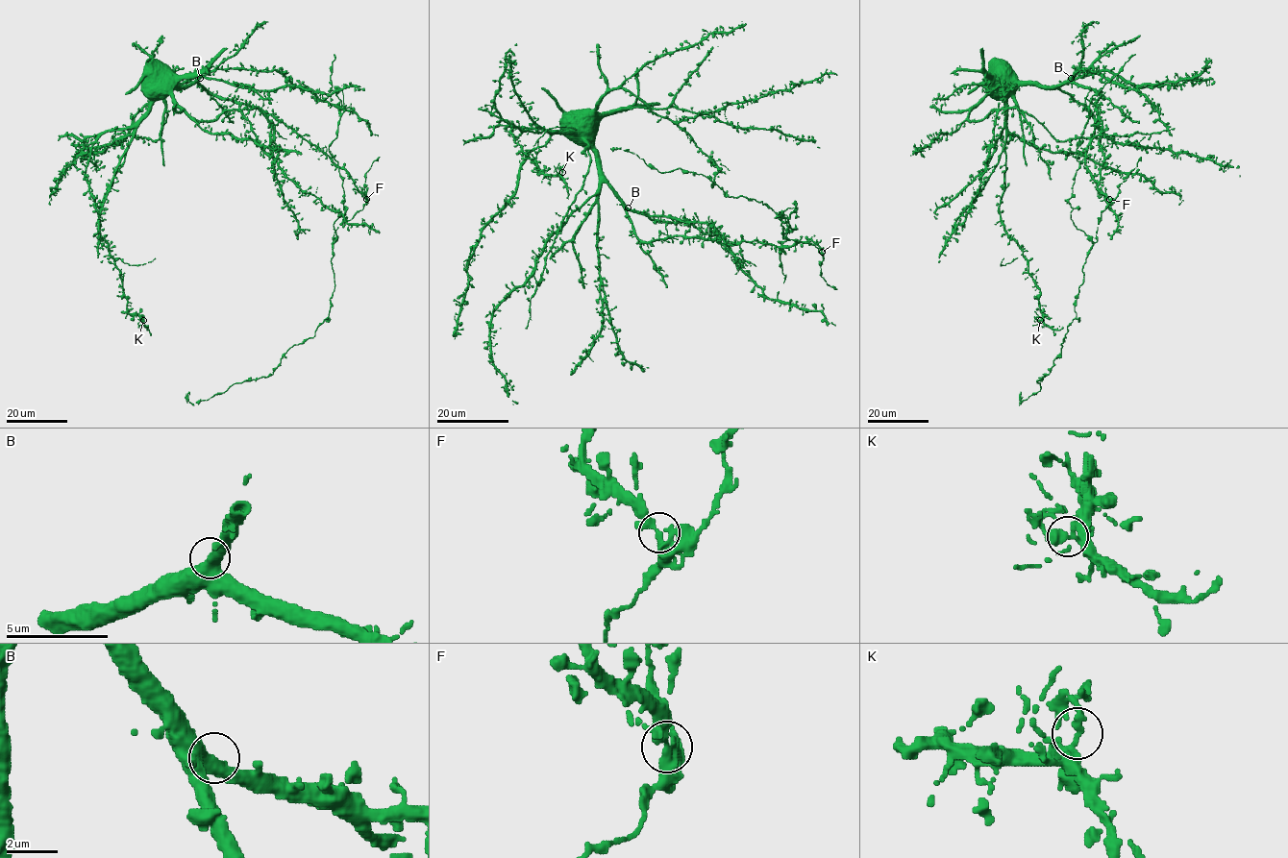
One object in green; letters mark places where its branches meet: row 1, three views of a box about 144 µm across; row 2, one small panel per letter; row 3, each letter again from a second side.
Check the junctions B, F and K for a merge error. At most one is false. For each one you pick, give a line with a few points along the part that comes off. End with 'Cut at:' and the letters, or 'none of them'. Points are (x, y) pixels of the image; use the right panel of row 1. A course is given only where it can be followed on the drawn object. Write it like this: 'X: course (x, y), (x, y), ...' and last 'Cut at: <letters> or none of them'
F: course (1109, 199), (1061, 353), (1036, 381), (1037, 393), (1020, 404), (1021, 392)
Cut at: F

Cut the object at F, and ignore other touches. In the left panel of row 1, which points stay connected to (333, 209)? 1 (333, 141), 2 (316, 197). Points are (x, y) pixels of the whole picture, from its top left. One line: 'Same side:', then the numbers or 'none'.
Same side: 2

